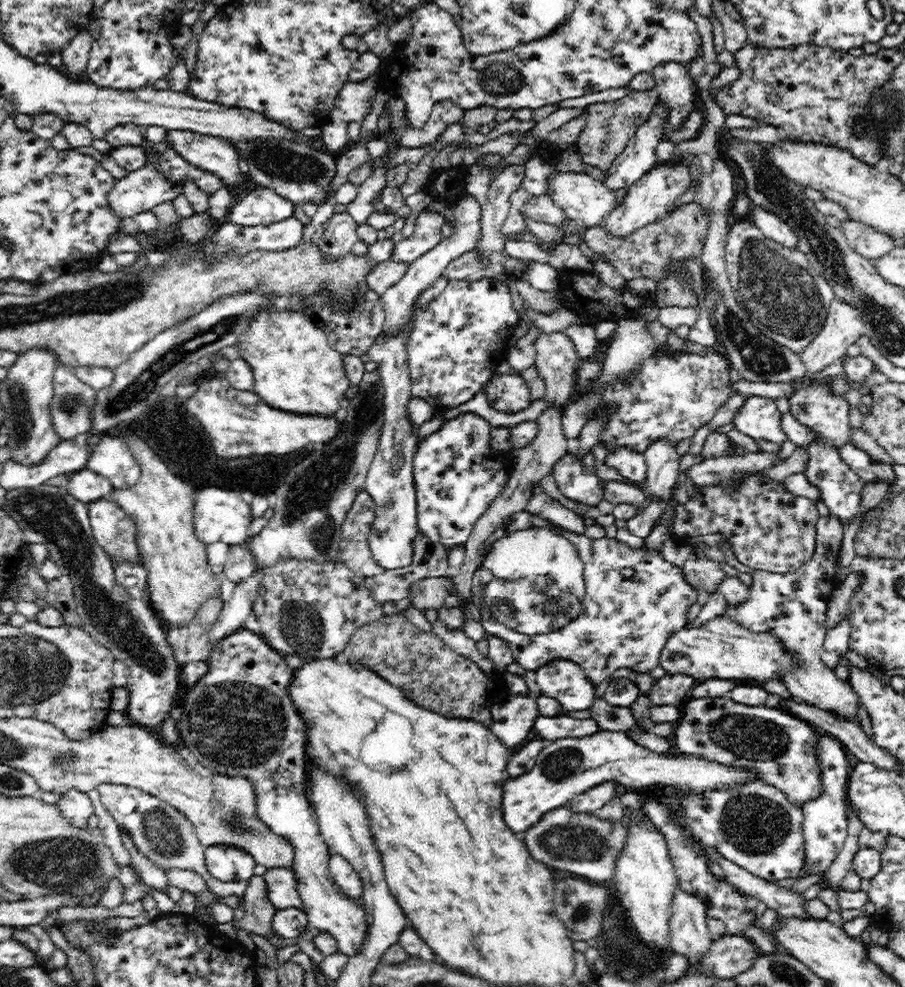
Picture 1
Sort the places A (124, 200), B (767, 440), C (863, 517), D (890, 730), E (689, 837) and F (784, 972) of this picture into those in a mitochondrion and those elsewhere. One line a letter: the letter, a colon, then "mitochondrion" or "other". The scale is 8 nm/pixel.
A: other
B: other
C: other
D: other
E: other
F: mitochondrion

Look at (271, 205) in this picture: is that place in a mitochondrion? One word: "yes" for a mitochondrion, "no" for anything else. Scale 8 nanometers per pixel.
no

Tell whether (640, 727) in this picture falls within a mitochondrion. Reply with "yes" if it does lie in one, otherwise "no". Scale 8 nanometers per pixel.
no

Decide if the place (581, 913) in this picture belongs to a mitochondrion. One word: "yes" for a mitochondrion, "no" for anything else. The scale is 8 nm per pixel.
yes

